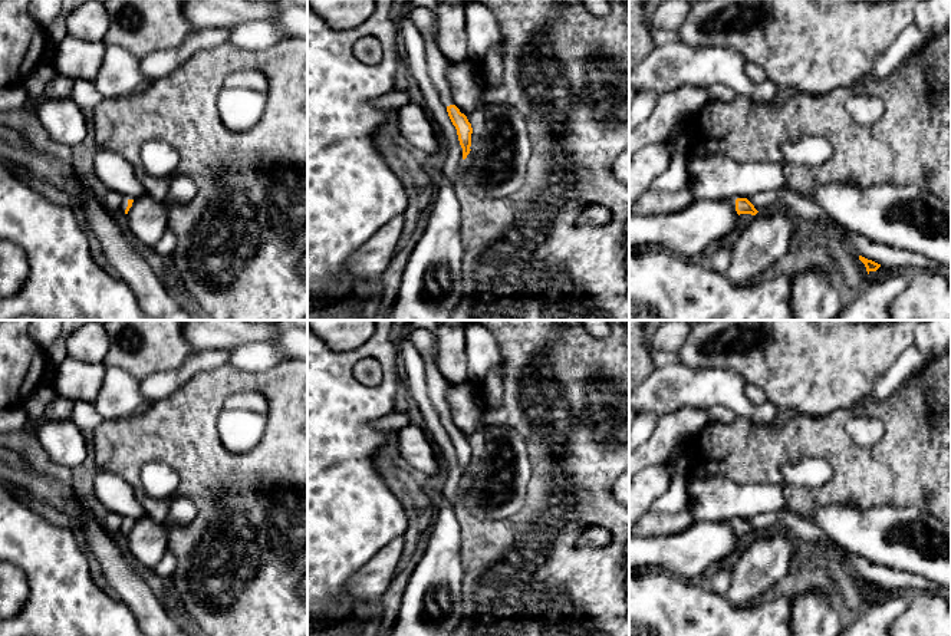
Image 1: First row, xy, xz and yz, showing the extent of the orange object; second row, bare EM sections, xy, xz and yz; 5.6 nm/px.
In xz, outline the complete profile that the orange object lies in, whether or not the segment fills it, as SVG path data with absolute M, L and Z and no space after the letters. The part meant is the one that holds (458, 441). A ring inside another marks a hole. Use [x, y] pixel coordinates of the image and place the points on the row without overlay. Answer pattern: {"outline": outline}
{"outline": "M424 357L424 369L427 375L427 389L431 403L438 412L441 424L447 428L448 438L457 451L458 462L463 469L463 481L470 475L473 449L467 438L453 425L450 411L445 403L447 379L440 372L437 362Z"}

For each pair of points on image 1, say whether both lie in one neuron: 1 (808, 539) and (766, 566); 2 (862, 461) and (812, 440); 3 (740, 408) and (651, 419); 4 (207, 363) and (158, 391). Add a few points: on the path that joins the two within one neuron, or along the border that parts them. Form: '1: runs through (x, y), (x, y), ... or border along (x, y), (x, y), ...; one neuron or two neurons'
1: border along (795, 541), (800, 546); two neurons
2: runs through (849, 461), (825, 440); one neuron
3: border along (644, 412), (652, 412), (660, 417); two neurons
4: runs through (196, 363), (170, 382); one neuron

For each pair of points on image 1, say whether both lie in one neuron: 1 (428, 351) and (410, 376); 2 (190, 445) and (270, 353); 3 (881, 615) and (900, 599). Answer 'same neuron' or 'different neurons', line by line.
1: different neurons
2: different neurons
3: same neuron

